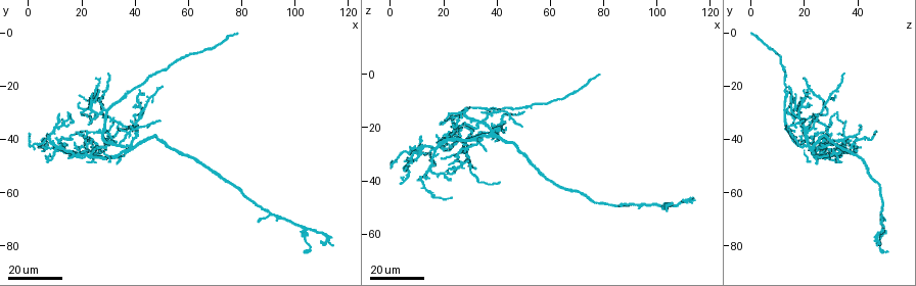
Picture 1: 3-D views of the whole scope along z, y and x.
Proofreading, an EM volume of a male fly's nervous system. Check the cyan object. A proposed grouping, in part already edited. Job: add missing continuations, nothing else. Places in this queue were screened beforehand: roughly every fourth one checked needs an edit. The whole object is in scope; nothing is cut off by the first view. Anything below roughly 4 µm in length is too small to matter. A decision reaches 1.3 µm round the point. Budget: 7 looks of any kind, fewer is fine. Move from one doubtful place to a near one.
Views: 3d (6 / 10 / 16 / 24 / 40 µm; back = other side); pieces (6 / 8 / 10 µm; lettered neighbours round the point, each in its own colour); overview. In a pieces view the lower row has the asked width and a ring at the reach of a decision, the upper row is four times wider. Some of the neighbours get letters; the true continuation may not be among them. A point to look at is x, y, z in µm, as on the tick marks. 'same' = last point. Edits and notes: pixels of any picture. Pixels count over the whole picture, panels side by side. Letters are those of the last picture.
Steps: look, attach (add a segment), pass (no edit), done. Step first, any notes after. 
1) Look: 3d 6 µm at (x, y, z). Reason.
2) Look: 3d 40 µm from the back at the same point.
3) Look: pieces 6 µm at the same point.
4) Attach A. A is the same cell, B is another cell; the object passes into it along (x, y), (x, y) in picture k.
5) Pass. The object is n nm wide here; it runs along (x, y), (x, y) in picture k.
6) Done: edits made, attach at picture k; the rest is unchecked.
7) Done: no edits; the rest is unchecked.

Look: 3d 24 µm at (110, 79, 47). Thin end.

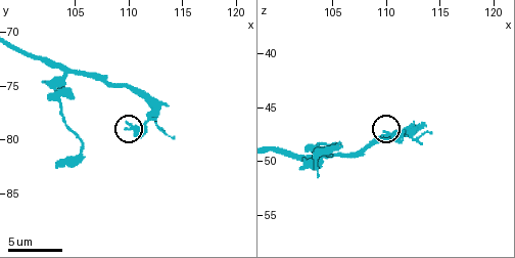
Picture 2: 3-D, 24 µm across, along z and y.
Look: pieces 8 µm at (109.8, 78.2, 47.4). See the neighbours.

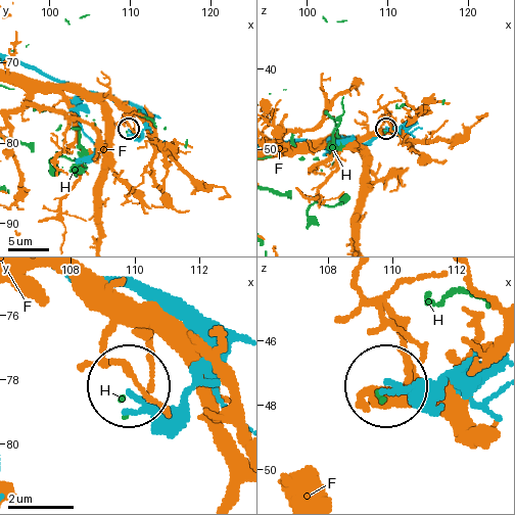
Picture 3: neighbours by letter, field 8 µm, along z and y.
Pass. The object is 180 nm wide here; F and H are other cells; no lettered segment goes on from it.

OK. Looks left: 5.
Look: 3d 16 µm at (12, 31, 23). An open end.

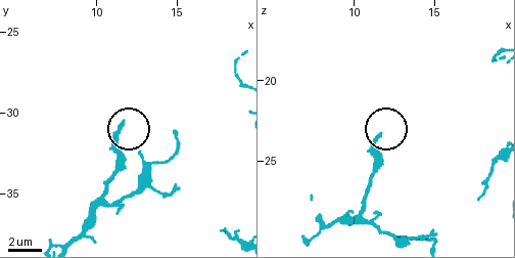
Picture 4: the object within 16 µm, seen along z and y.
Look: pieces 8 µm at (11.5, 30.6, 23.4).

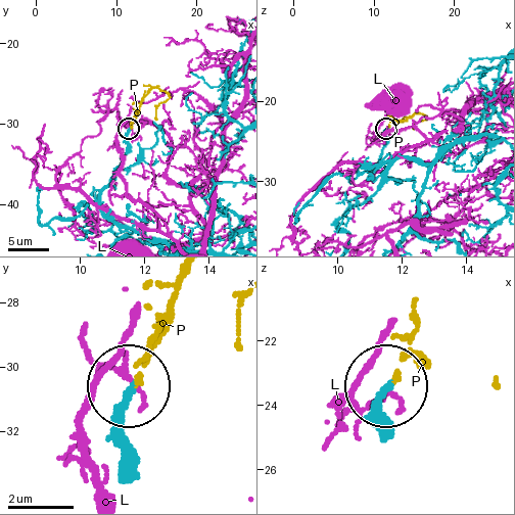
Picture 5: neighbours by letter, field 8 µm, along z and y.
Attach P. The object is 180 nm wide here; P is the same cell, L is another cell; it goes on there.

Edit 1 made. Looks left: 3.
Look: 3d 24 µm at (22, 44, 39). Free end.

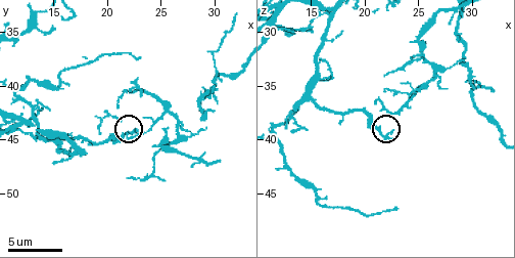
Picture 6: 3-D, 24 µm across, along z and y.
Look: pieces 10 µm at (22.6, 44.0, 39.4).

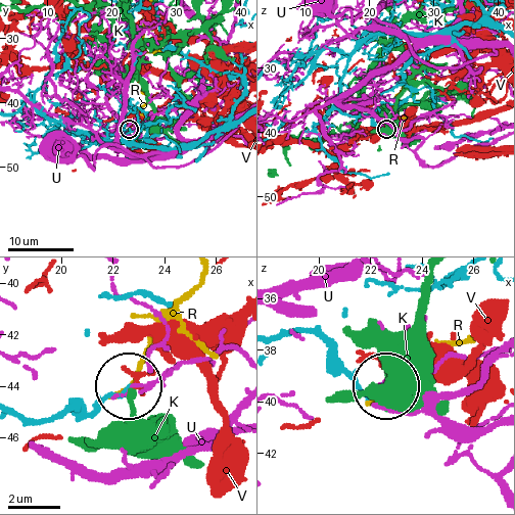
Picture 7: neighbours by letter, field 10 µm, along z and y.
Pass. K, R, U and V are other cells; it runs along (17, 416), (44, 423), (68, 410), (97, 408), (128, 390) in picture 7; none of them fits.

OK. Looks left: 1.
Done: edits made, attach at picture 5; the rest is unchecked.

